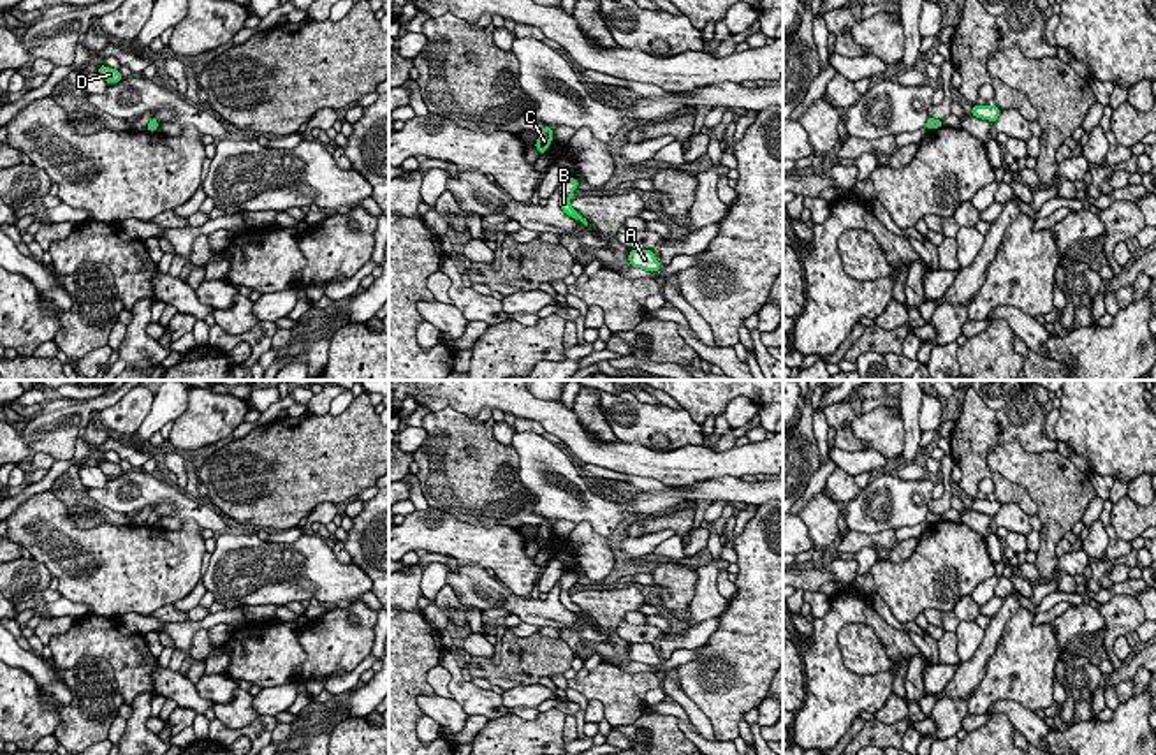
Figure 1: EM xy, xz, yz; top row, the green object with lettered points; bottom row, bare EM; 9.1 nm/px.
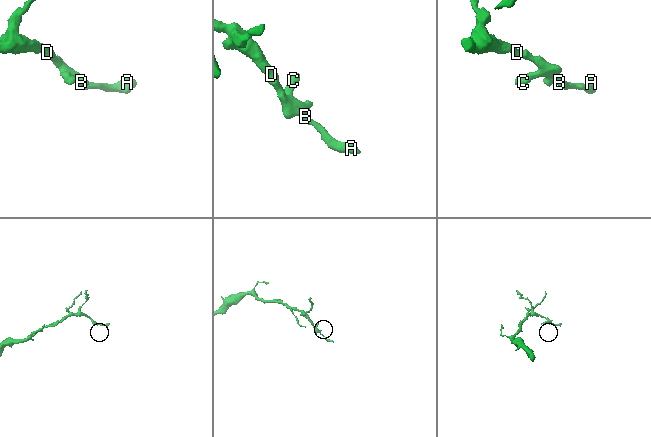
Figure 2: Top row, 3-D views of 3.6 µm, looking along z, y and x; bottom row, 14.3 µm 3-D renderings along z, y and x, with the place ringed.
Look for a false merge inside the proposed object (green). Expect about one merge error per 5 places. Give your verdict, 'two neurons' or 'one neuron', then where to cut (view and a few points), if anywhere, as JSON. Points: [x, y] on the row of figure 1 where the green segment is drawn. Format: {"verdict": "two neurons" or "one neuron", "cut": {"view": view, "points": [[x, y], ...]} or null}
{"verdict": "one neuron", "cut": null}

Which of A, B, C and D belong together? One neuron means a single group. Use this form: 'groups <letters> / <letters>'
groups A B C D

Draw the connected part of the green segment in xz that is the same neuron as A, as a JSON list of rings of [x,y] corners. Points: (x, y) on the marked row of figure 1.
[[[630,250],[628,262],[632,268],[640,268],[646,271],[660,271],[662,264],[656,260],[653,250]]]

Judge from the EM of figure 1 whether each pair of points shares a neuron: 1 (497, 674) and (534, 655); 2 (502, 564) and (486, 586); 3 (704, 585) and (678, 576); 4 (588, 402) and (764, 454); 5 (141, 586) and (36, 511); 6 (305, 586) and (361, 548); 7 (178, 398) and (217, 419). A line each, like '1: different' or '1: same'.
1: same
2: different
3: different
4: different
5: same
6: different
7: different

